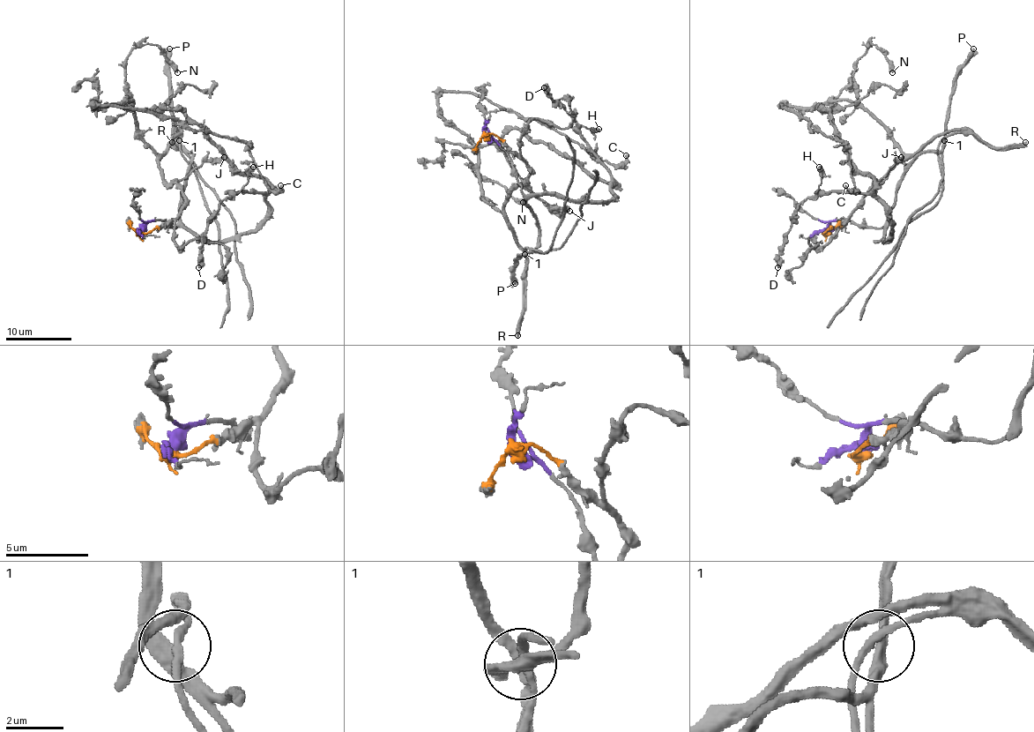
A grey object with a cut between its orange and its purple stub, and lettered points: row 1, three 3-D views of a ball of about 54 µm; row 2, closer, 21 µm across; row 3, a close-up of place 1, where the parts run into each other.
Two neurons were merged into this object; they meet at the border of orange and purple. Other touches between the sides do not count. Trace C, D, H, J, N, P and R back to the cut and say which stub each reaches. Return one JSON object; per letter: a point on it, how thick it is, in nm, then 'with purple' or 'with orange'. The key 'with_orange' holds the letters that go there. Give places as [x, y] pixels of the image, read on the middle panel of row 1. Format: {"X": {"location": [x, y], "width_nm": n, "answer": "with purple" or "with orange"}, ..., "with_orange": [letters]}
{"C": {"location": [626, 155], "width_nm": 240, "answer": "with orange"}, "D": {"location": [544, 87], "width_nm": 480, "answer": "with purple"}, "H": {"location": [598, 129], "width_nm": 480, "answer": "with purple"}, "J": {"location": [569, 211], "width_nm": 550, "answer": "with orange"}, "N": {"location": [523, 202], "width_nm": 480, "answer": "with orange"}, "P": {"location": [515, 283], "width_nm": 400, "answer": "with purple"}, "R": {"location": [517, 335], "width_nm": 440, "answer": "with orange"}, "with_orange": ["C", "J", "N", "R"]}

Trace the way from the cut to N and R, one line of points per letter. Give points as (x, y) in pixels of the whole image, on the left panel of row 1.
N: (140, 232), (170, 222), (184, 193), (163, 178), (138, 129), (125, 57), (155, 44), (176, 72)
R: (140, 232), (170, 222), (184, 203), (184, 193), (163, 178), (159, 163), (182, 133), (178, 146), (172, 142)

